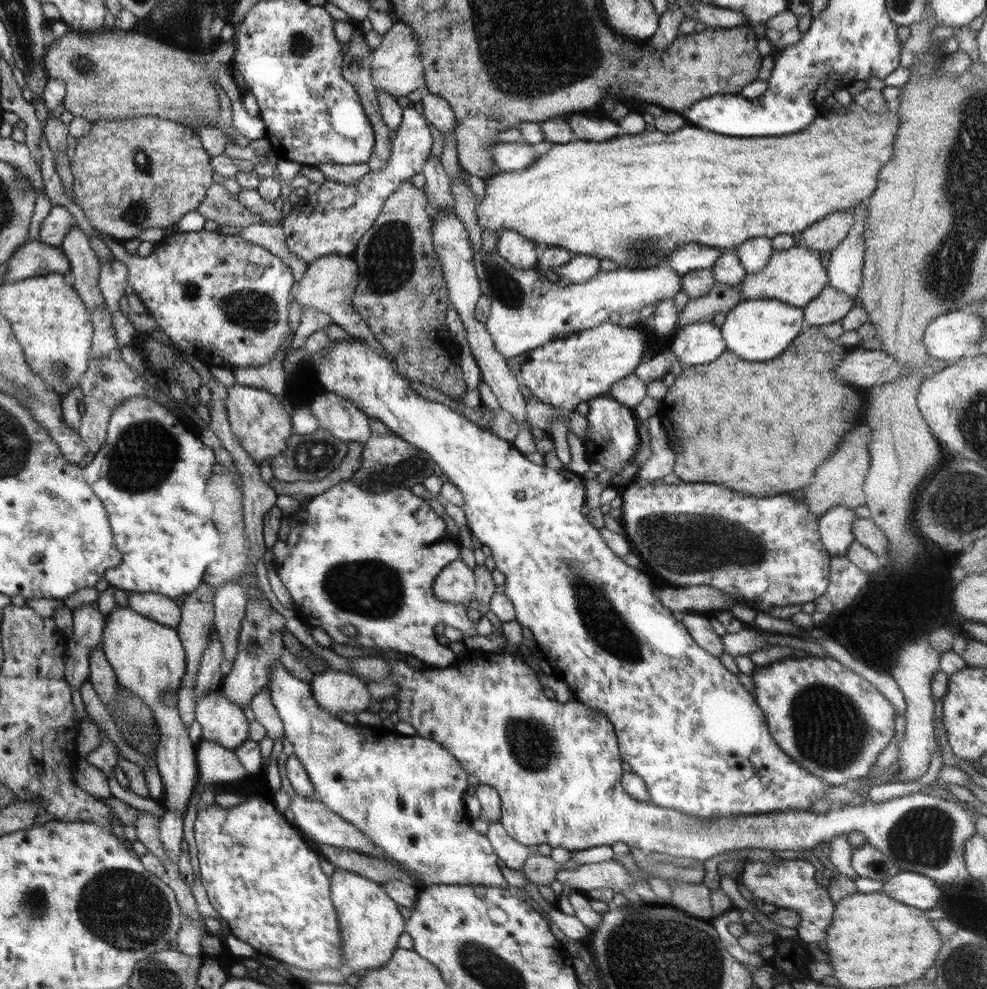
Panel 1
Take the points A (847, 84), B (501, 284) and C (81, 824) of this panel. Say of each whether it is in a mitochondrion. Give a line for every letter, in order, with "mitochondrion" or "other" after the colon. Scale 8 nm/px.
A: other
B: mitochondrion
C: other

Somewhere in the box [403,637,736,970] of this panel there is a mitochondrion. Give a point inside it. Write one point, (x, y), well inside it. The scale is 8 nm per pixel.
(531, 743)

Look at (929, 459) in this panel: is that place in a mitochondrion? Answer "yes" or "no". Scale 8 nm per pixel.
no

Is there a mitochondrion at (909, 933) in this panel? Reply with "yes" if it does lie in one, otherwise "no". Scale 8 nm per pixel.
no

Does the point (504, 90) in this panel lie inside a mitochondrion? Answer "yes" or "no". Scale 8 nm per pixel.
yes

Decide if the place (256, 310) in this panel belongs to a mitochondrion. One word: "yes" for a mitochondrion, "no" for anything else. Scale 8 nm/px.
yes

